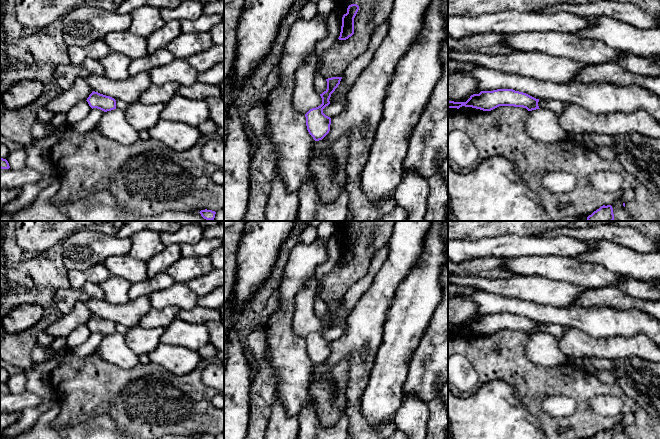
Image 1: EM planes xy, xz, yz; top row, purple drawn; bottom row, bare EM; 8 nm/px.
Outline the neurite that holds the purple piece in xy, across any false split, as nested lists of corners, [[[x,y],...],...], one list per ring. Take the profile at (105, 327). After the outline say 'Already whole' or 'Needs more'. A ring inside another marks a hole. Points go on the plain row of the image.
[[[93,315],[86,324],[89,330],[104,336],[116,333],[116,324],[110,320]]]. Already whole

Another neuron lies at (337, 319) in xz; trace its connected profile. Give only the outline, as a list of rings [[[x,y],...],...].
[[[342,302],[338,311],[331,318],[331,321],[329,323],[330,328],[334,328],[340,325],[343,322],[344,318],[345,318],[345,305]]]

